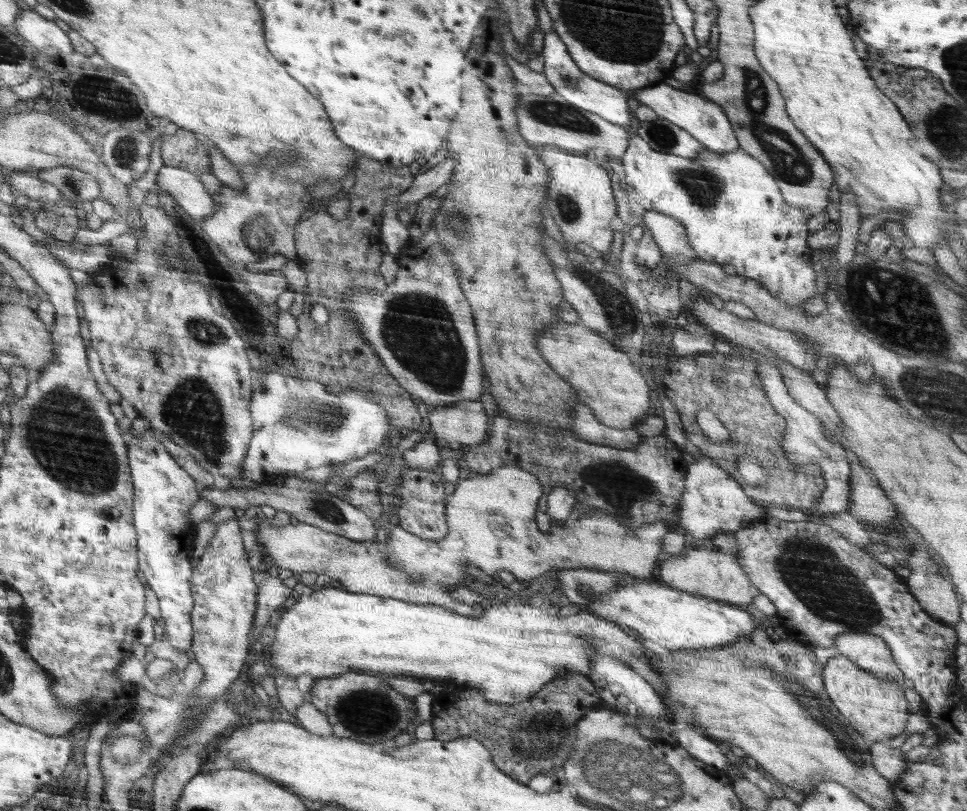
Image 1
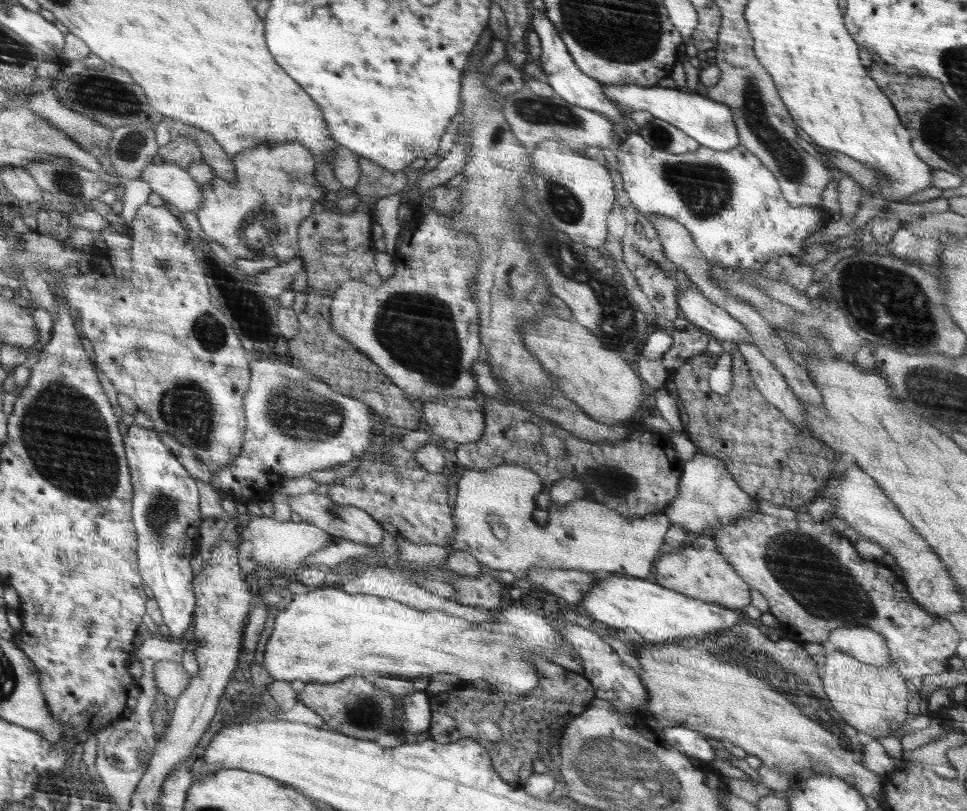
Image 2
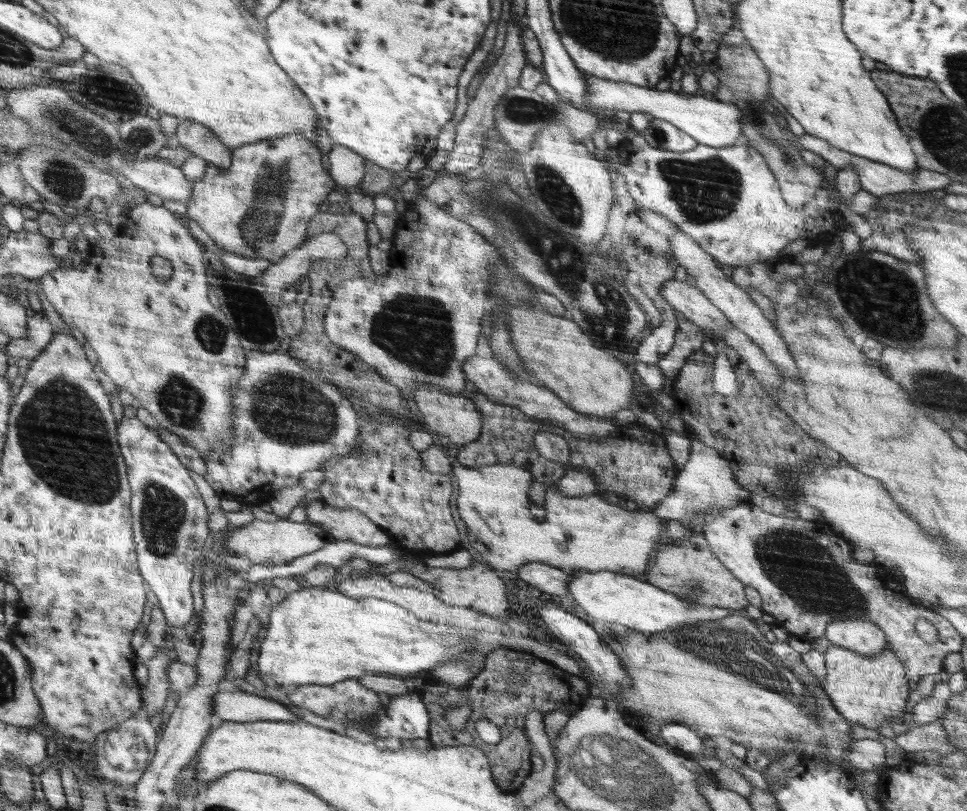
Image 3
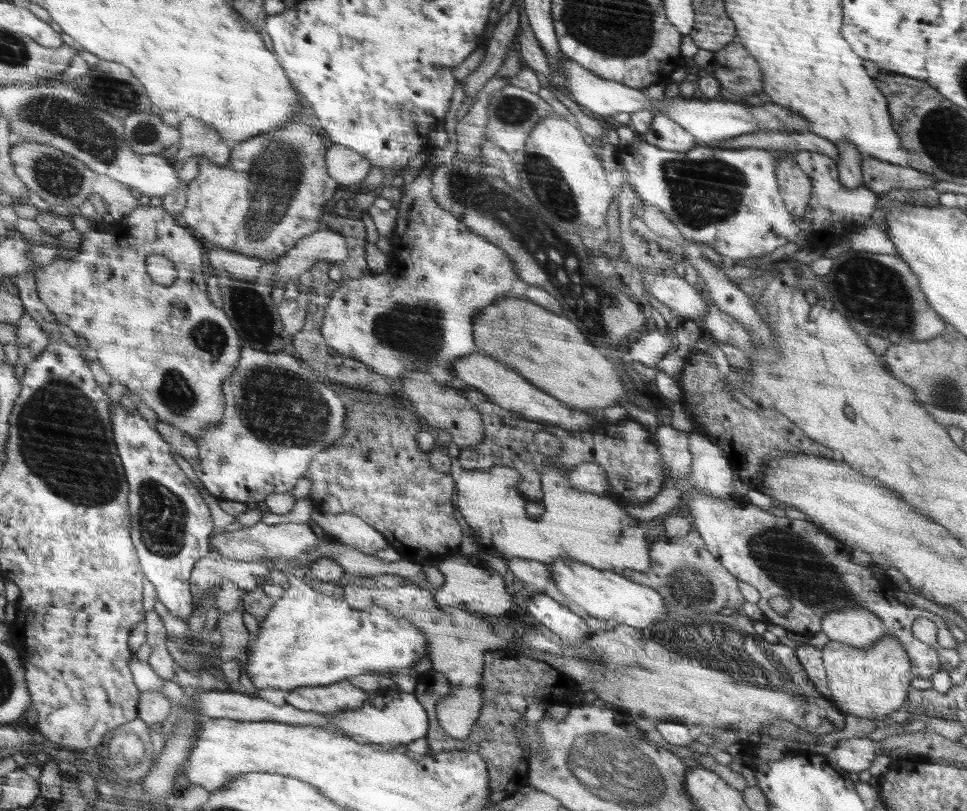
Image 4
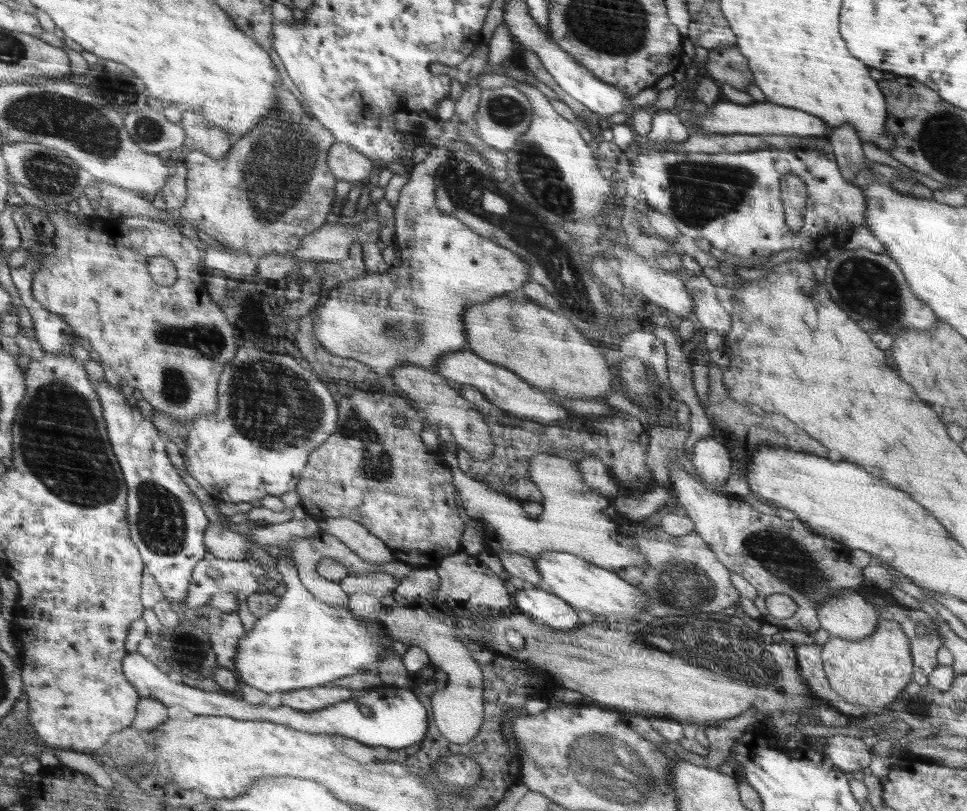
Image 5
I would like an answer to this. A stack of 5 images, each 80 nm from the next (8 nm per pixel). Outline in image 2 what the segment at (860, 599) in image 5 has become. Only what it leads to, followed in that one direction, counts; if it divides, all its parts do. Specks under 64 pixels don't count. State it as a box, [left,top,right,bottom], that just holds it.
[828,626,893,666]

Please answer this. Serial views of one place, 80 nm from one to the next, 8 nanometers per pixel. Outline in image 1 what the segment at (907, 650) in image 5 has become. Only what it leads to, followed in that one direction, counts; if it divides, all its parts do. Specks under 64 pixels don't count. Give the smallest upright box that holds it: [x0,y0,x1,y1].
[823,655,908,744]

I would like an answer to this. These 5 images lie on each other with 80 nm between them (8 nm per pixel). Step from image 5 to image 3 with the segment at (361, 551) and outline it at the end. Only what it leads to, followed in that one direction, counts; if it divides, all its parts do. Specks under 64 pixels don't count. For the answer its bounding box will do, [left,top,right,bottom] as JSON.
[305,499,390,546]

